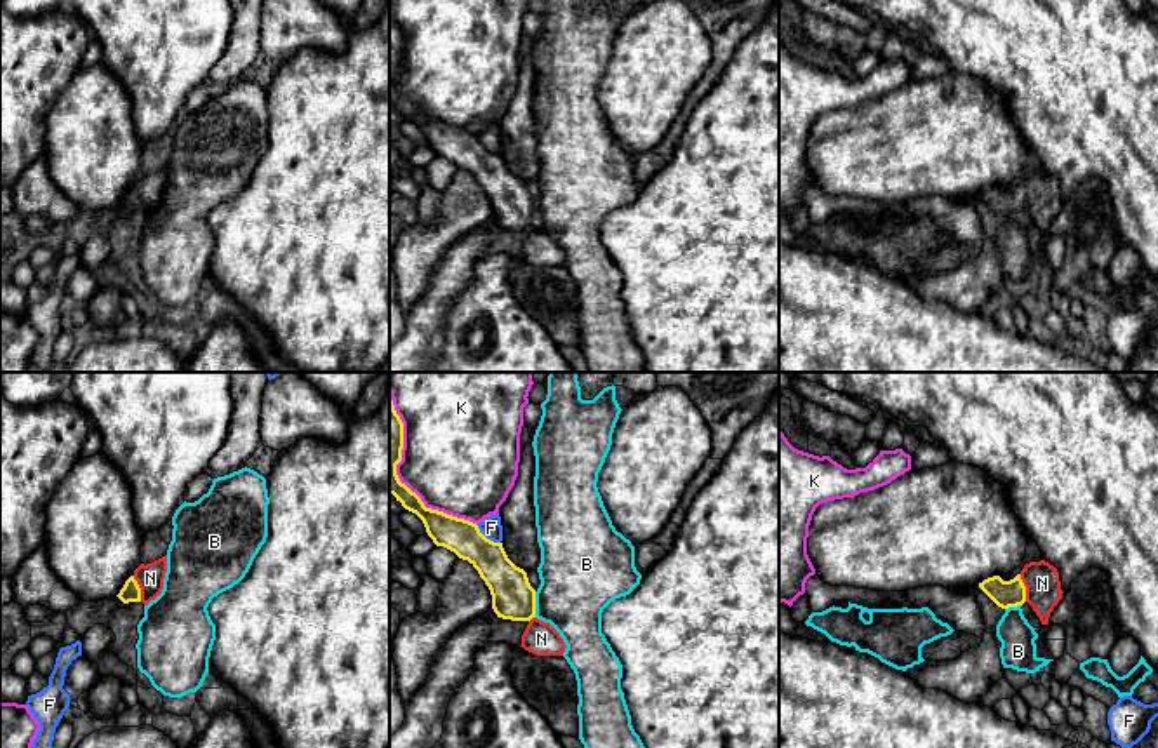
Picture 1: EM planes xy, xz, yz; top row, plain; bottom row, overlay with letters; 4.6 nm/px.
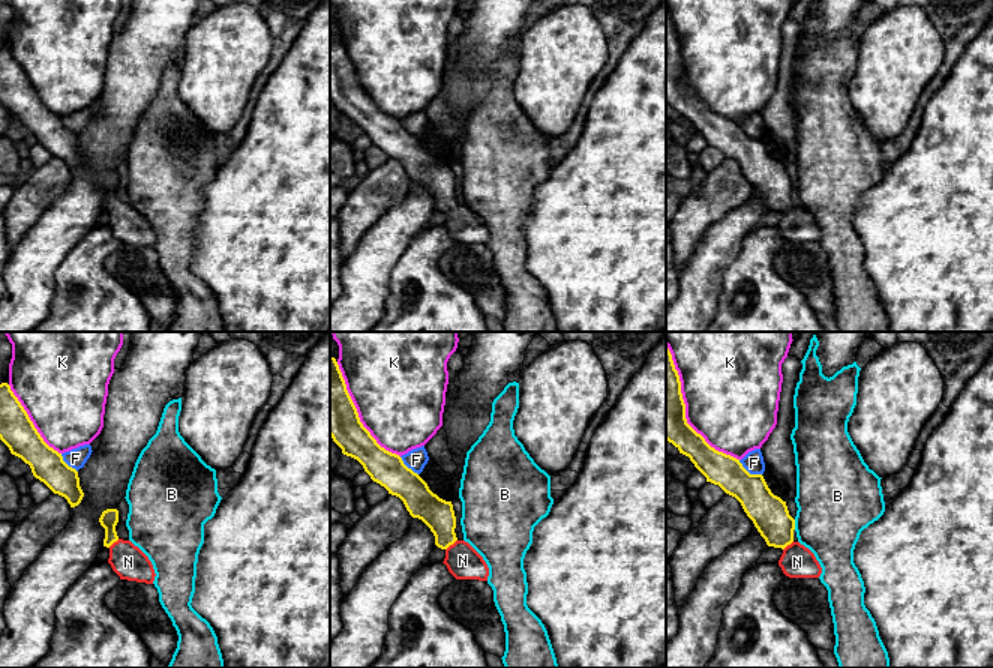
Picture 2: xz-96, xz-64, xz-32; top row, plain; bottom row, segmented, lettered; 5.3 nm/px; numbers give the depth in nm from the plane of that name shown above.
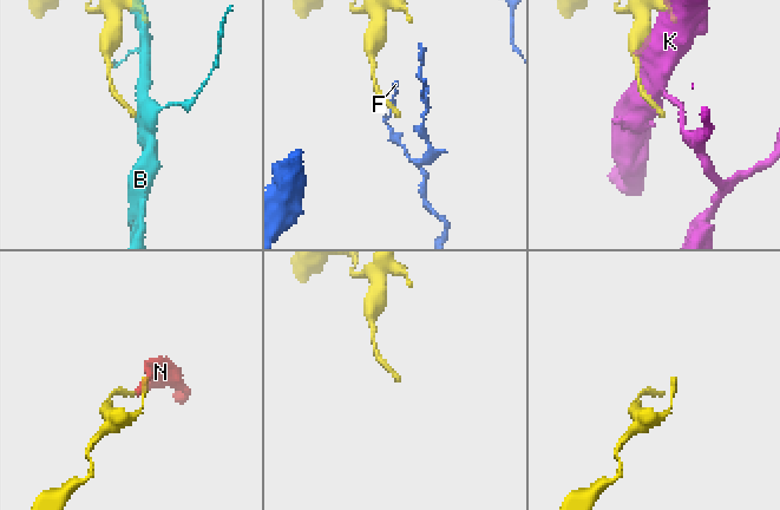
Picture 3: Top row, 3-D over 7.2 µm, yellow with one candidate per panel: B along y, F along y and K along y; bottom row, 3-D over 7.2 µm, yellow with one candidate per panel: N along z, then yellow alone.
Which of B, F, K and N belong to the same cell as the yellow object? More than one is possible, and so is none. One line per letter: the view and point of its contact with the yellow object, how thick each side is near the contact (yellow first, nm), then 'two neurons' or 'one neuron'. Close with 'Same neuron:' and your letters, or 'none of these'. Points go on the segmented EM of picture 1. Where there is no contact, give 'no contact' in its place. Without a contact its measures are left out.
B: xz (534, 604) | 200/380 nm | two neurons
F: xz (485, 538) | 180/100 nm | two neurons
K: xz (397, 475) | 130/420 nm | two neurons
N: yz (1024, 588) | 130/160 nm | one neuron
Same neuron: N

